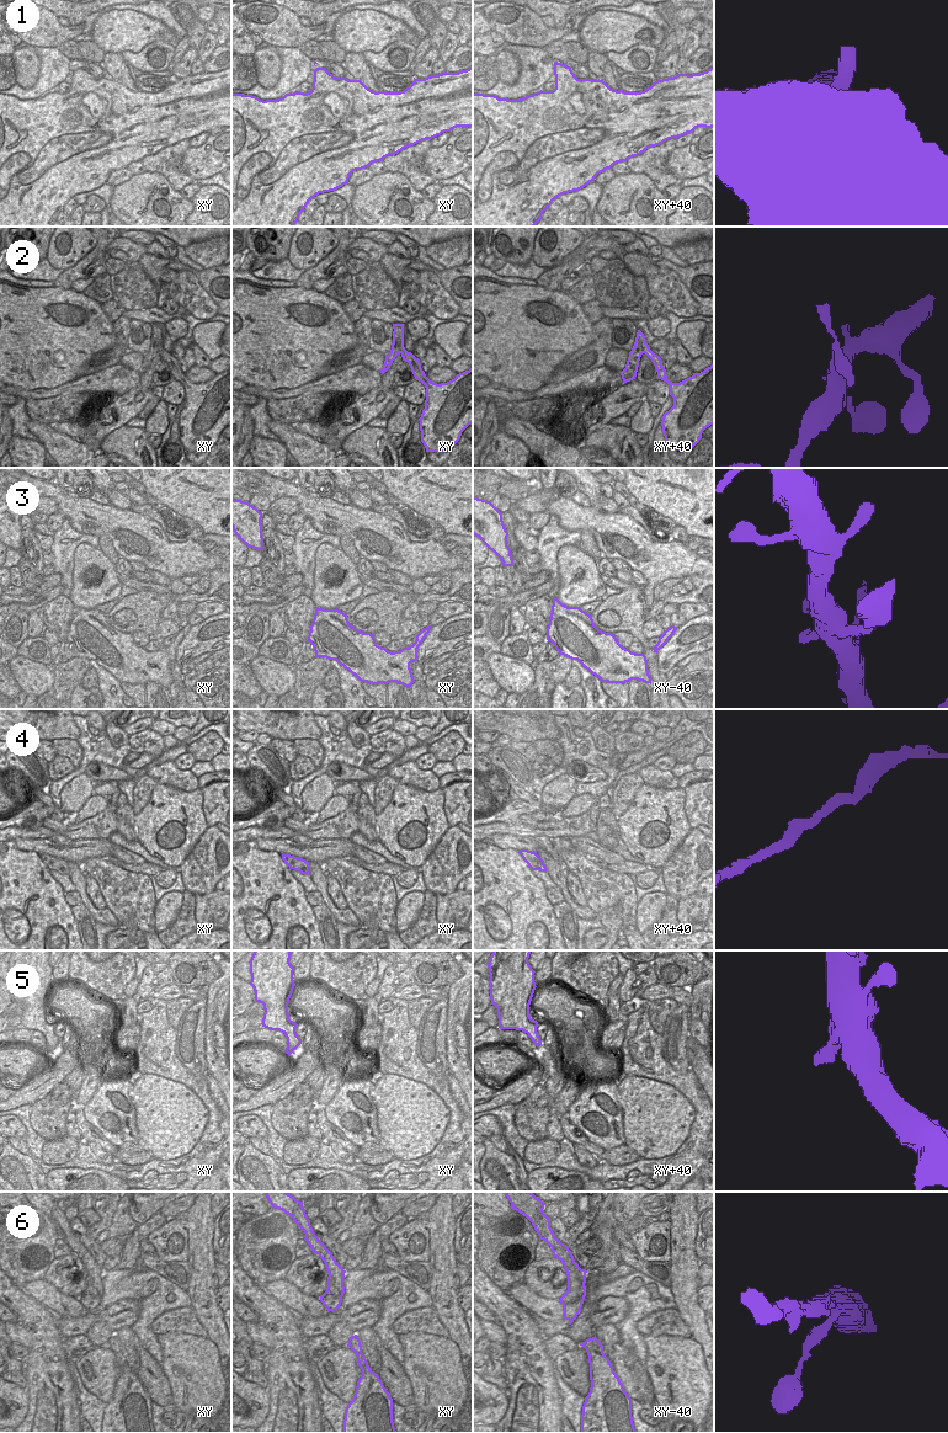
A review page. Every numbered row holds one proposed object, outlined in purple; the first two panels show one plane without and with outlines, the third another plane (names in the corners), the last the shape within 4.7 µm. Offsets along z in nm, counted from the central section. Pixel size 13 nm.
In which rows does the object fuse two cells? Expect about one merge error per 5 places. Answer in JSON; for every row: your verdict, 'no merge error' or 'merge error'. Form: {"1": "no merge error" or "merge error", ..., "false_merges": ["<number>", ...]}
{"1": "no merge error", "2": "no merge error", "3": "no merge error", "4": "merge error", "5": "no merge error", "6": "no merge error", "false_merges": ["4"]}

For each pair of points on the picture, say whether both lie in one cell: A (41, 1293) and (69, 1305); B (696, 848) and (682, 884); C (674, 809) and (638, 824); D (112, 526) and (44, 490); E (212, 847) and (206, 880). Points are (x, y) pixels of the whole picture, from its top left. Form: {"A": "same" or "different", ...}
{"A": "same", "B": "same", "C": "same", "D": "same", "E": "same"}

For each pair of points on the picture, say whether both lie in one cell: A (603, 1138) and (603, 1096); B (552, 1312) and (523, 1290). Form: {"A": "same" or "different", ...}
{"A": "same", "B": "same"}

